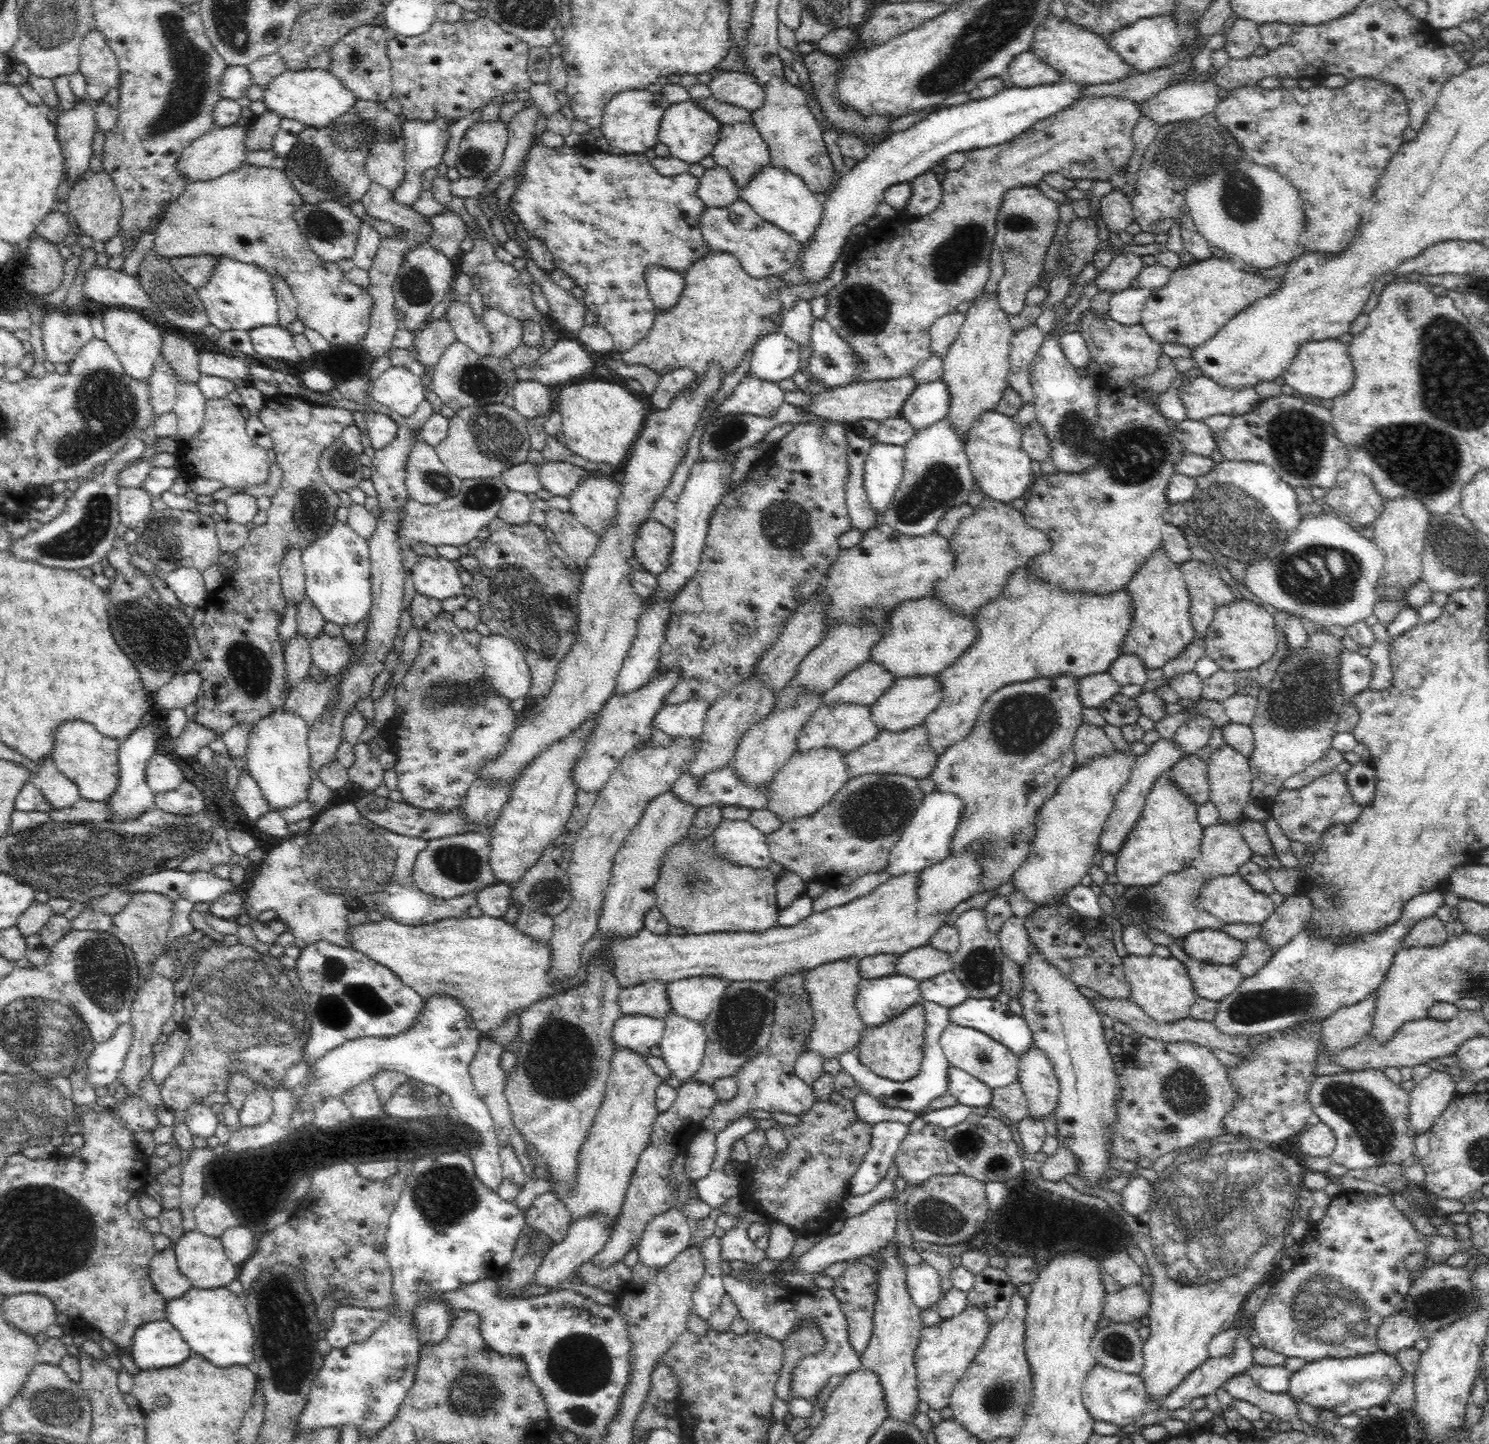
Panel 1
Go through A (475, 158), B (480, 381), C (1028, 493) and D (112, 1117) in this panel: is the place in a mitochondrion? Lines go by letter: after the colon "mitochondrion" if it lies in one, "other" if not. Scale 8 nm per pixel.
A: mitochondrion
B: mitochondrion
C: other
D: other

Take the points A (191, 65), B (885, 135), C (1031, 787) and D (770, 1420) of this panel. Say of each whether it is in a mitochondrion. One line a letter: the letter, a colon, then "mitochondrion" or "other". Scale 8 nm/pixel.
A: mitochondrion
B: other
C: mitochondrion
D: other

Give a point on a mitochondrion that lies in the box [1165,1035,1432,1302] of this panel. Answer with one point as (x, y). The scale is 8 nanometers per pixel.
(1375, 1131)

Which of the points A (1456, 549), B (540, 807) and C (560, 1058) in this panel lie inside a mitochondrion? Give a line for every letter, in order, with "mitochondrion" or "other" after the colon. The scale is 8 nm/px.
A: mitochondrion
B: other
C: mitochondrion

